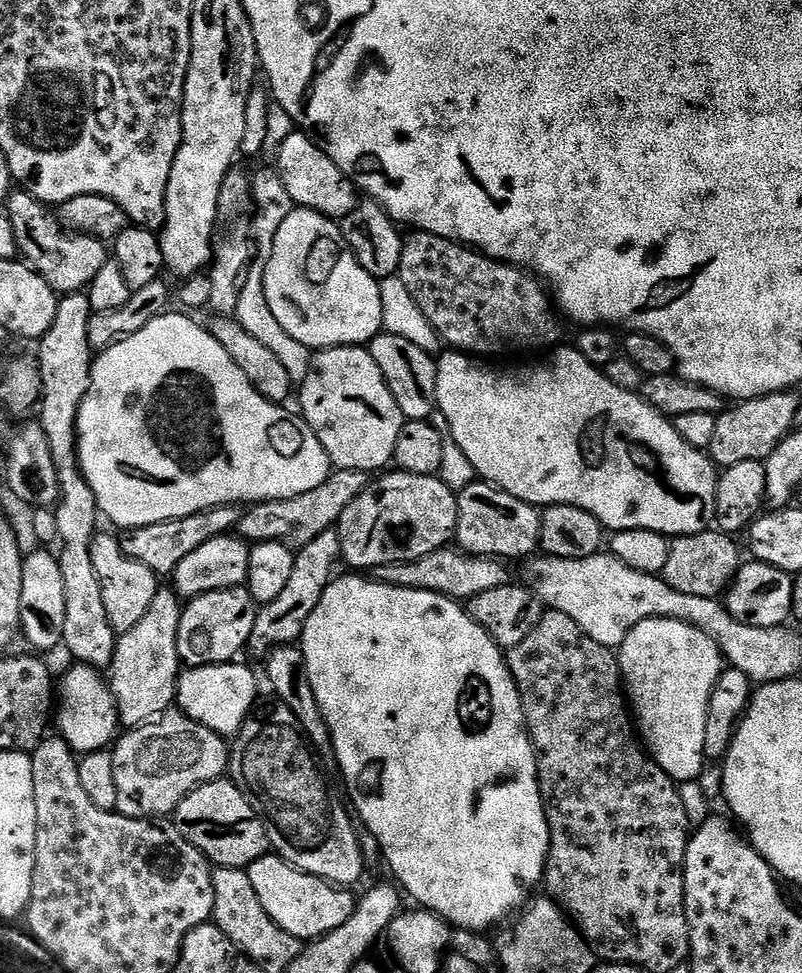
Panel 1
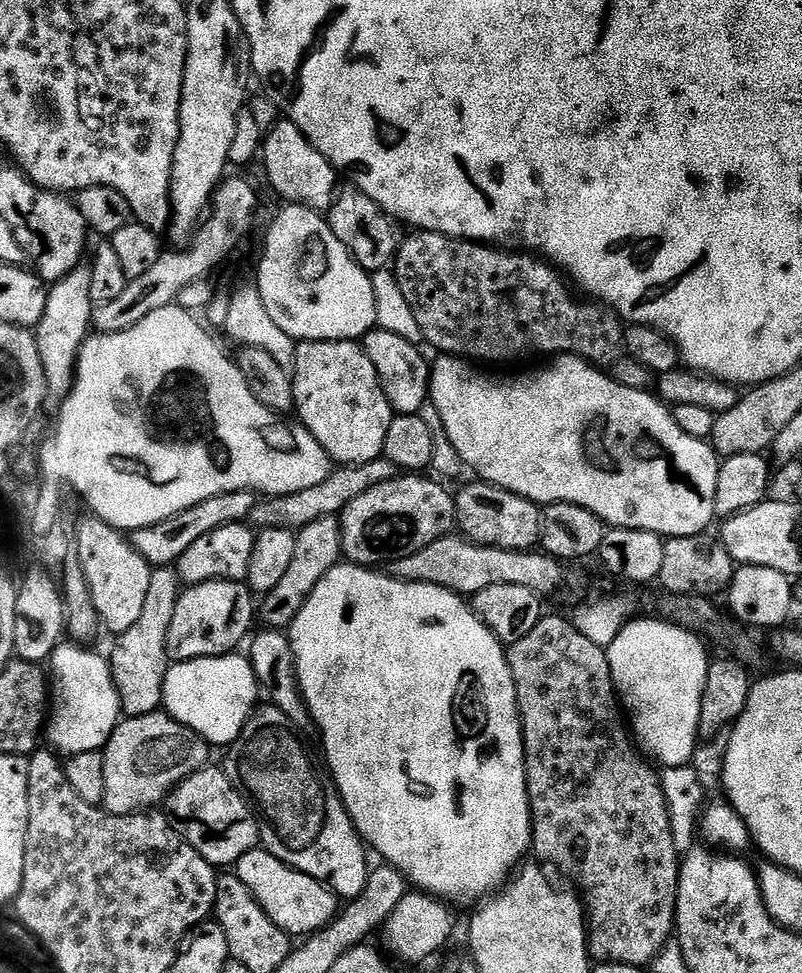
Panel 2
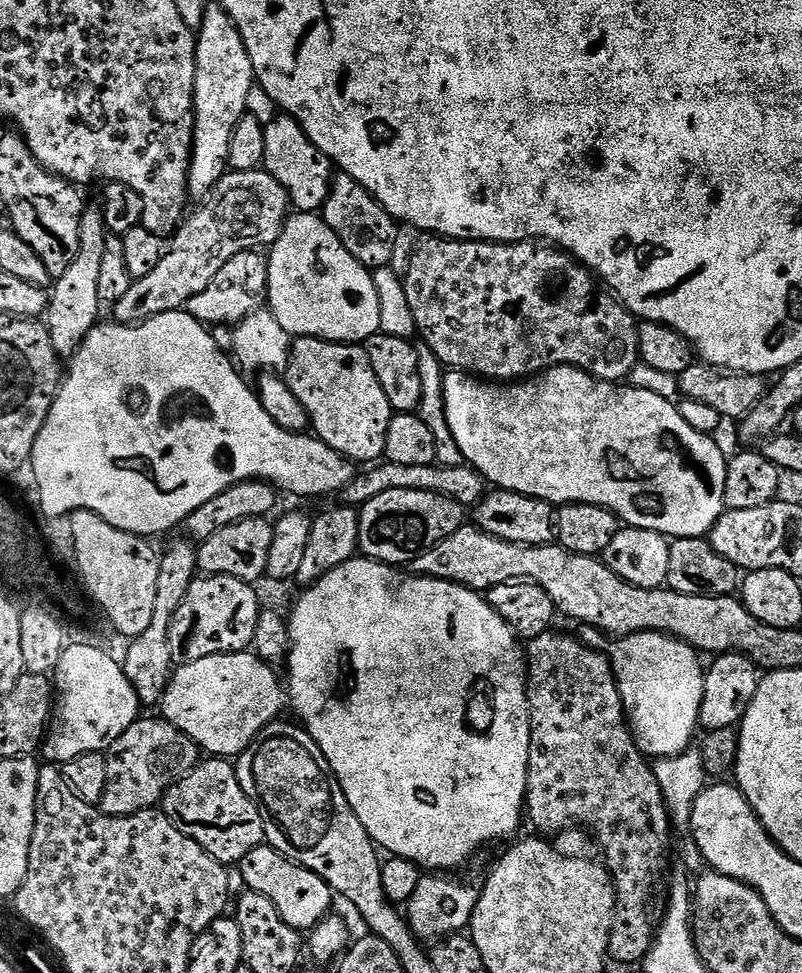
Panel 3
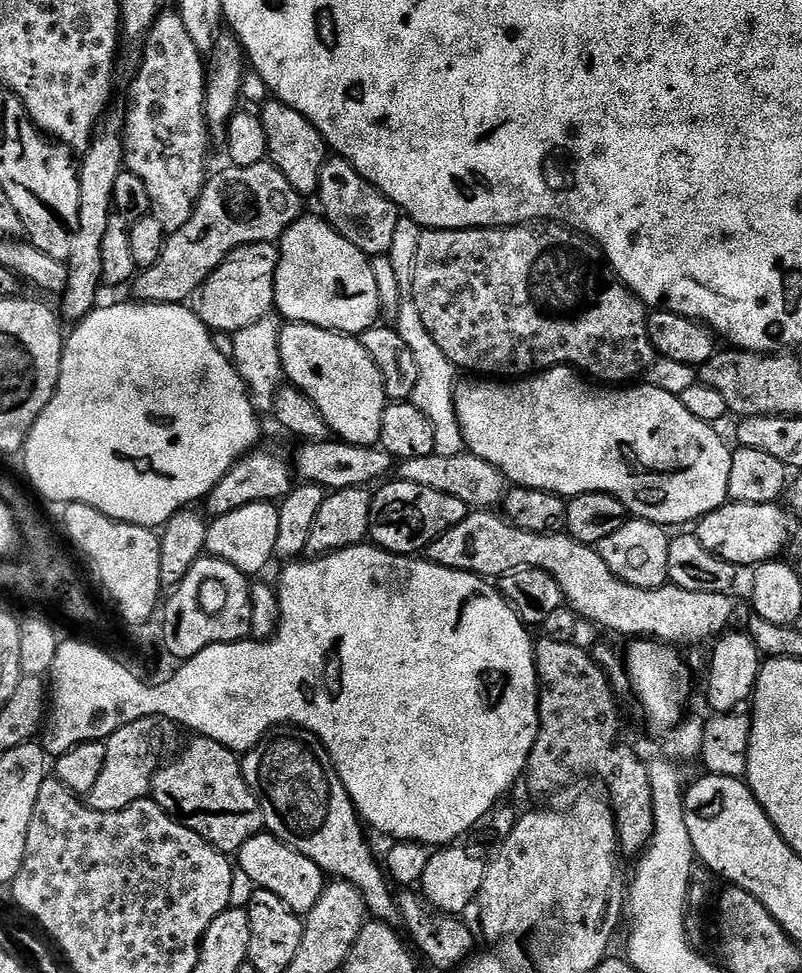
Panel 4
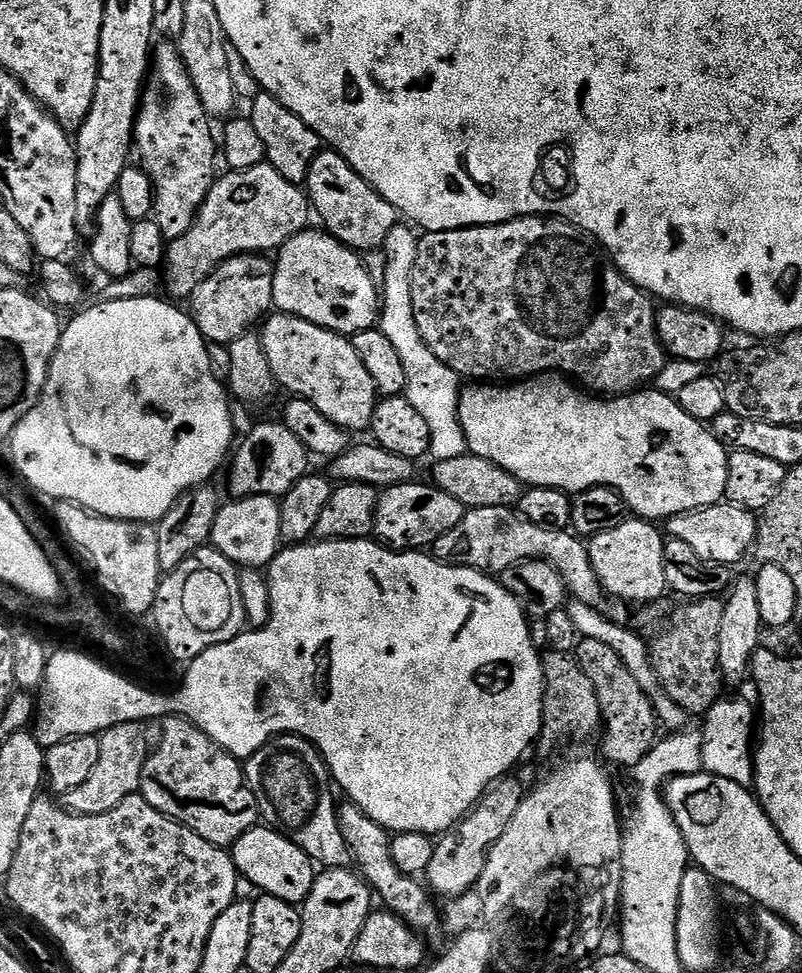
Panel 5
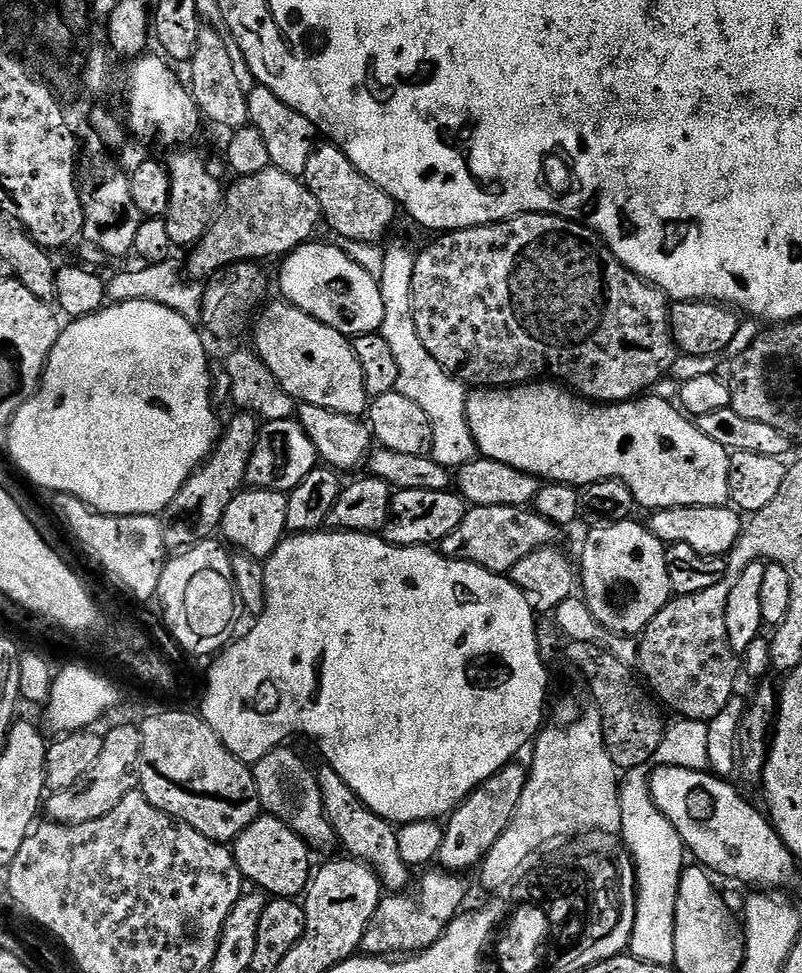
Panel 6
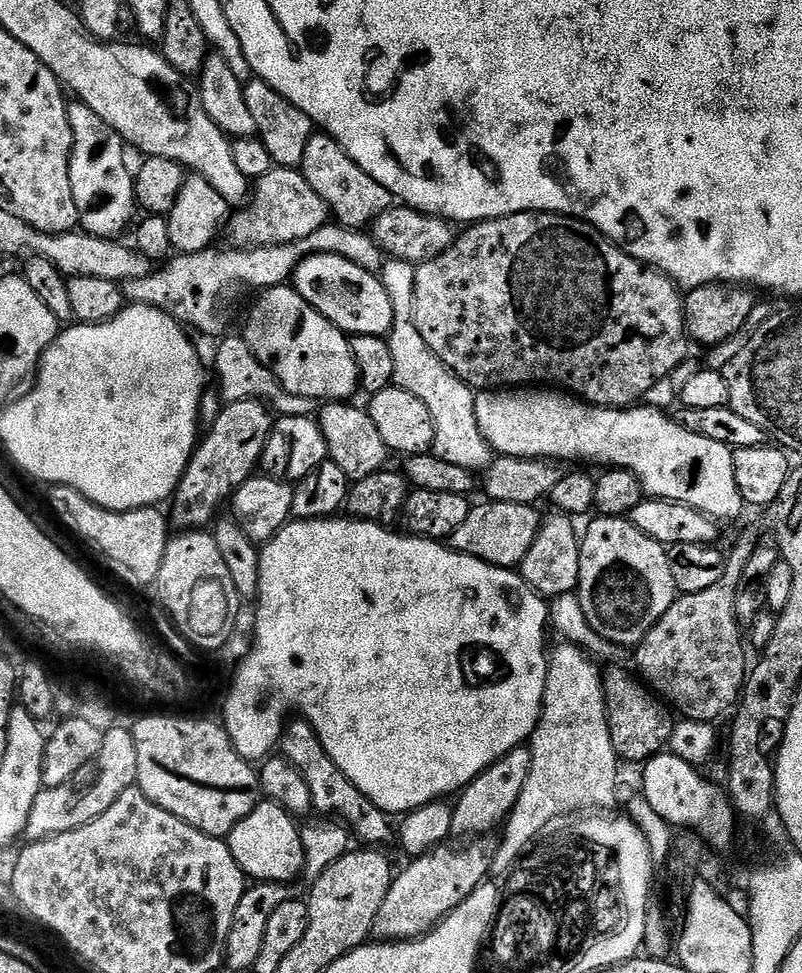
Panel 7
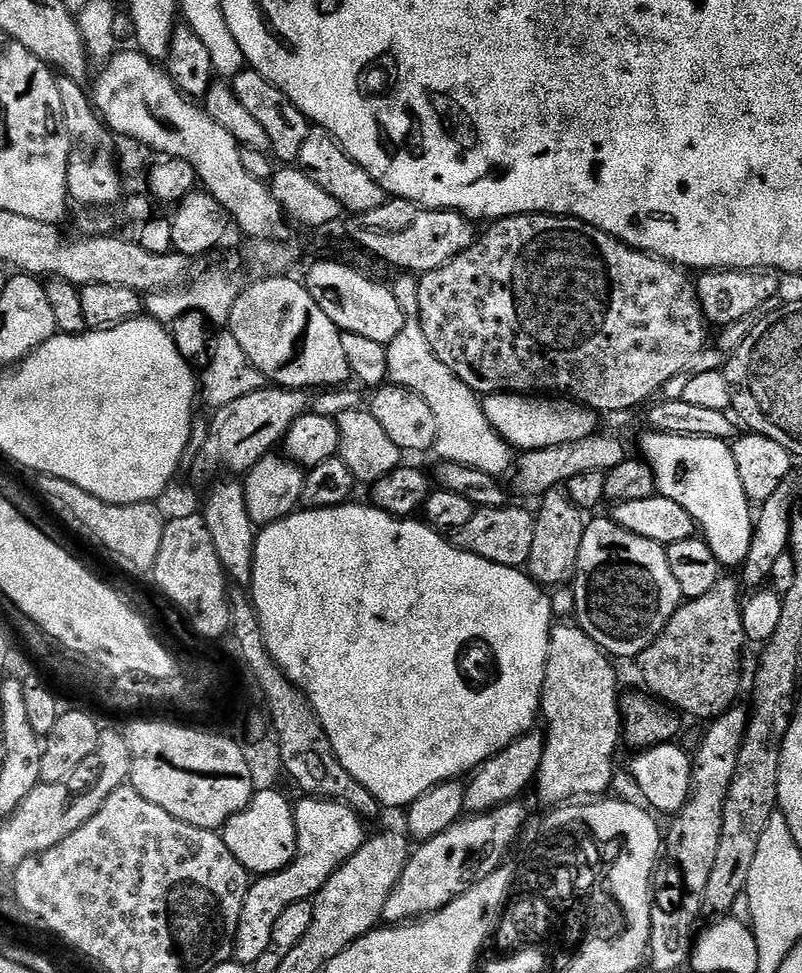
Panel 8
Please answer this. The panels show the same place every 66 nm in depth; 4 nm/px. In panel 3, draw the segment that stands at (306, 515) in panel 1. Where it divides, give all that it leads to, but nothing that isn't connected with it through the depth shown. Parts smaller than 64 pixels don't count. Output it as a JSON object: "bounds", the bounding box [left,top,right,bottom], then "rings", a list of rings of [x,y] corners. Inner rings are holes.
{"bounds":[343,462,482,506],"rings":[[[387,462],[377,463],[369,472],[361,471],[355,478],[343,488],[343,503],[348,506],[362,506],[370,498],[382,494],[386,490],[426,490],[442,494],[454,502],[465,506],[475,506],[479,504],[482,495],[482,477],[475,468],[467,463],[460,463],[458,466],[449,464],[427,464],[426,466],[398,466]]]}

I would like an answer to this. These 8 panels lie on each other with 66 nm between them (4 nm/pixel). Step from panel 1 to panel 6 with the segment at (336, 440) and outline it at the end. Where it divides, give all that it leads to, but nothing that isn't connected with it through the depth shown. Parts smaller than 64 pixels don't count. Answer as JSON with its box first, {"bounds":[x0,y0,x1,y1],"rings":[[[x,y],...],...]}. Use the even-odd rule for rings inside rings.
{"bounds":[255,303,370,417],"rings":[[[279,303],[268,304],[255,321],[255,354],[274,374],[282,390],[300,404],[313,404],[338,414],[363,417],[367,413],[370,397],[362,366],[354,354],[349,337],[318,322],[292,304]]]}

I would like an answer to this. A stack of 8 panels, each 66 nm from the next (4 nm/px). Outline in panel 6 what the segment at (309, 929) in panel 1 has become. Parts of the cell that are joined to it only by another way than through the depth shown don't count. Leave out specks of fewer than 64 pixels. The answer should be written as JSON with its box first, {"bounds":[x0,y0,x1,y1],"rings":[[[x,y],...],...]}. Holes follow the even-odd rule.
{"bounds":[234,814,314,898],"rings":[[[262,814],[237,840],[234,841],[234,855],[240,874],[245,881],[252,880],[257,889],[272,898],[296,898],[307,889],[313,875],[314,863],[310,845],[290,826],[286,826],[277,816]]]}

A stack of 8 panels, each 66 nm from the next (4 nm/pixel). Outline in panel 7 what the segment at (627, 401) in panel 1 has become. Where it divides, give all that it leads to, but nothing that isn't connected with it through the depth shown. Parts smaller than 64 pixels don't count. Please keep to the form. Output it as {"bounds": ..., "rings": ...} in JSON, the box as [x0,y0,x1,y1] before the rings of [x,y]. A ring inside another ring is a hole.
{"bounds":[474,386,746,522],"rings":[[[525,386],[513,388],[511,390],[480,390],[475,393],[474,414],[477,415],[478,429],[482,438],[486,440],[493,453],[502,456],[517,456],[527,460],[550,460],[553,462],[565,462],[564,460],[585,460],[588,464],[604,464],[608,468],[624,468],[627,472],[633,472],[638,478],[638,482],[644,488],[649,497],[657,500],[673,500],[679,504],[688,504],[691,508],[696,508],[700,512],[712,517],[717,522],[732,520],[740,511],[746,508],[744,499],[740,497],[740,491],[734,478],[734,462],[732,461],[733,449],[728,448],[722,442],[714,442],[702,434],[694,434],[686,430],[683,424],[672,420],[664,412],[659,412],[656,408],[640,408],[644,406],[633,406],[631,408],[597,408],[595,404],[590,404],[586,400],[581,400],[564,390],[549,390],[544,386]]]}

